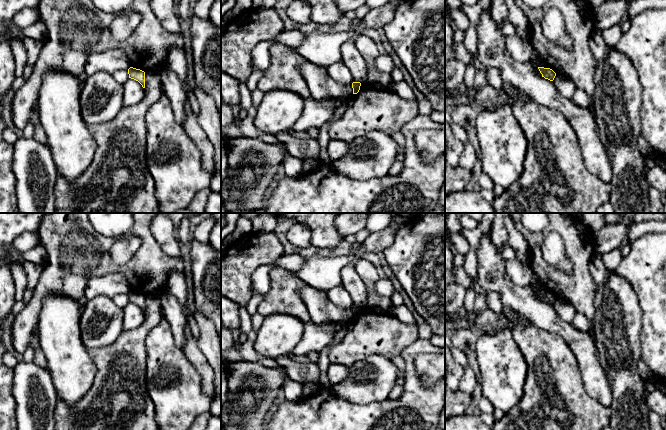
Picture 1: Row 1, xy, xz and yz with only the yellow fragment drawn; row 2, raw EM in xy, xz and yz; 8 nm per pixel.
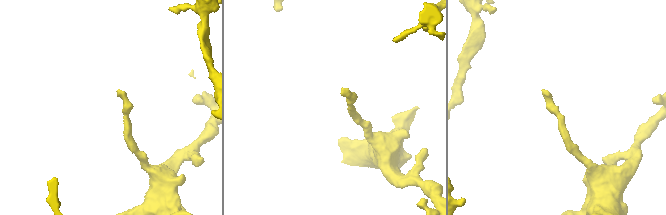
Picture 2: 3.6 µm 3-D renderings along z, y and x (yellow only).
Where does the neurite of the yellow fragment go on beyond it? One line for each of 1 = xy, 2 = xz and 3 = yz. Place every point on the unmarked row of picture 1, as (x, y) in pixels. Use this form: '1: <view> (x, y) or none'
1: none
2: none
3: none

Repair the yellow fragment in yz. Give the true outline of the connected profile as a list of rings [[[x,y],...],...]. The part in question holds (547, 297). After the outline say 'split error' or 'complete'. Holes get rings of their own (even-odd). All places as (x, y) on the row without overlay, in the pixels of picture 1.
[[[538,291],[540,297],[542,298],[542,301],[544,301],[545,303],[548,303],[550,305],[553,305],[556,297],[550,293],[550,292],[544,292],[544,291]]] | complete

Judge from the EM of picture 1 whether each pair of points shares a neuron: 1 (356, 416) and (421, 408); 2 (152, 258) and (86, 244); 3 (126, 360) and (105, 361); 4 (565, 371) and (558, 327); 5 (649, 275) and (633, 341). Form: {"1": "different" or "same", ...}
{"1": "same", "2": "same", "3": "same", "4": "different", "5": "different"}

